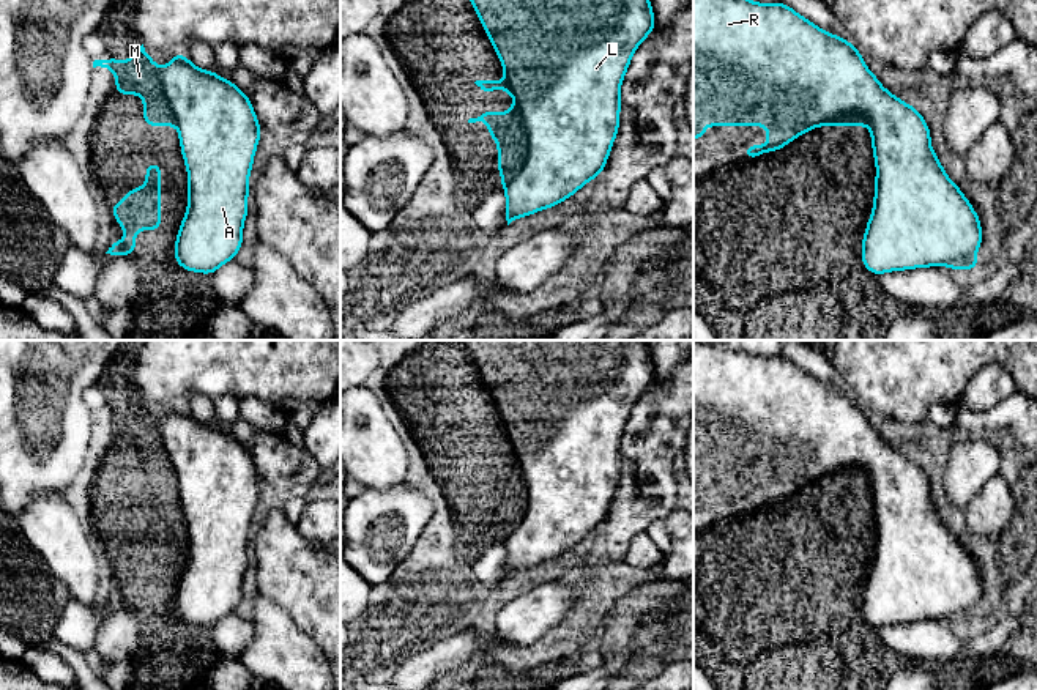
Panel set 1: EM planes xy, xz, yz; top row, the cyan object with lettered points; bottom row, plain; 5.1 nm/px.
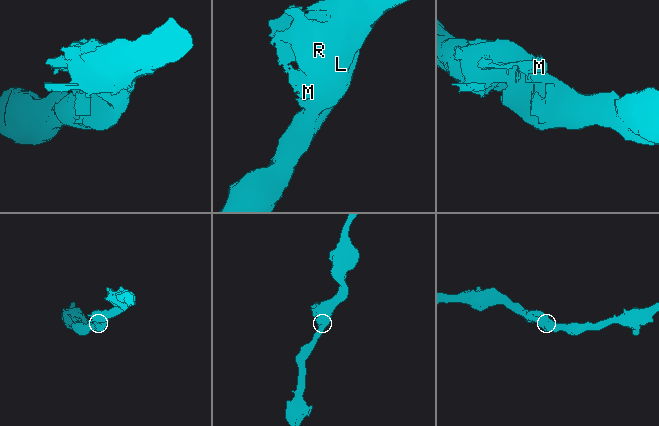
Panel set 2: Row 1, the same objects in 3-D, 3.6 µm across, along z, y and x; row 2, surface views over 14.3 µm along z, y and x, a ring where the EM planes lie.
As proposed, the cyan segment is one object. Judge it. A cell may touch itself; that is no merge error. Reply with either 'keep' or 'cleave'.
keep

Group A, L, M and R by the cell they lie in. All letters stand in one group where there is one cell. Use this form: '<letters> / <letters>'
A L M R

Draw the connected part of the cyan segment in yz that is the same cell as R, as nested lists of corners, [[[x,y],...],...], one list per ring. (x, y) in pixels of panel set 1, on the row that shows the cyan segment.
[[[693,0],[693,139],[704,139],[706,126],[766,126],[768,143],[745,147],[745,158],[753,159],[760,154],[780,150],[801,134],[823,124],[870,128],[876,178],[873,211],[867,222],[860,255],[864,266],[870,273],[879,276],[890,271],[928,266],[947,266],[957,271],[977,268],[976,254],[982,246],[982,225],[979,216],[960,187],[947,176],[944,167],[939,164],[939,158],[933,153],[928,124],[919,110],[894,96],[879,83],[876,76],[865,66],[860,52],[849,41],[821,30],[785,3],[756,3],[752,0]]]

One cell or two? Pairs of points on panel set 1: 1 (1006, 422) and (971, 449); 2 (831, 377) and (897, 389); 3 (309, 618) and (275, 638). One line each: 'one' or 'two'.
1: two
2: two
3: two

